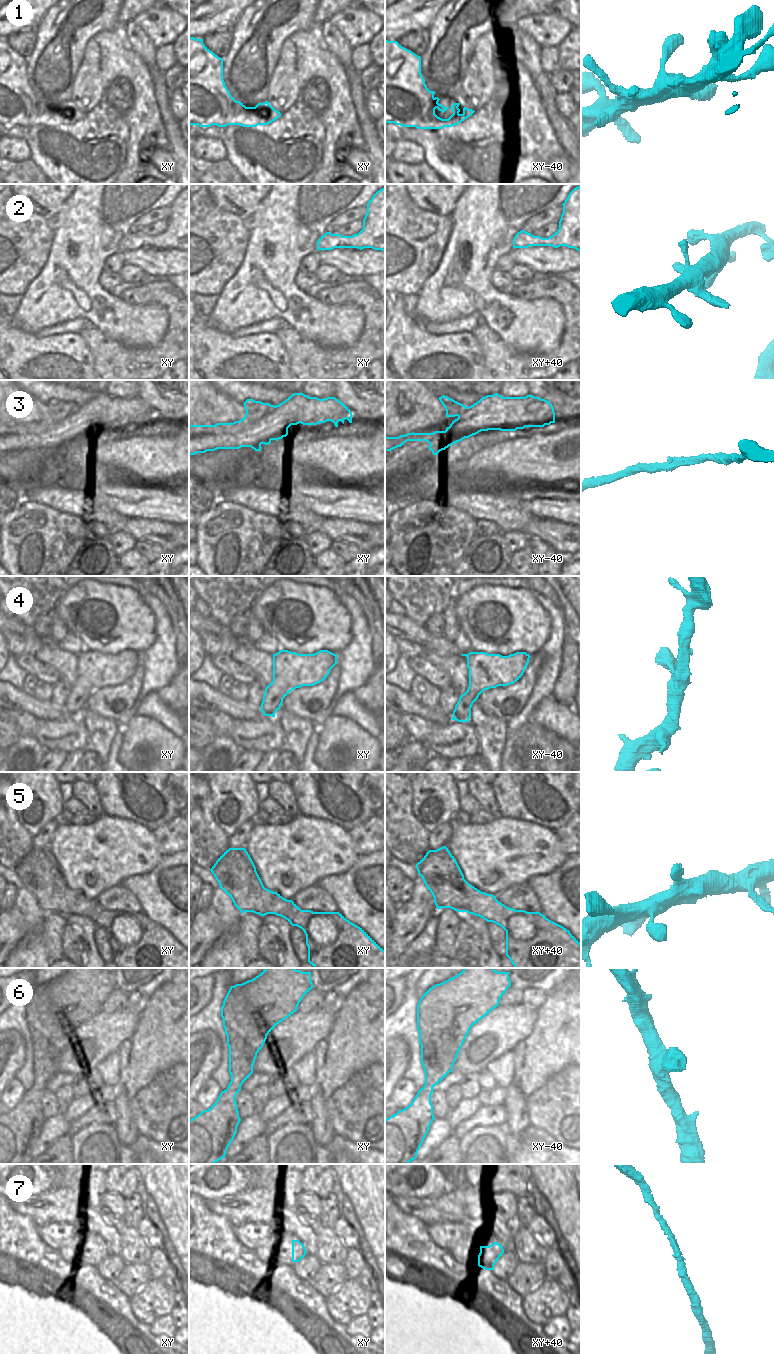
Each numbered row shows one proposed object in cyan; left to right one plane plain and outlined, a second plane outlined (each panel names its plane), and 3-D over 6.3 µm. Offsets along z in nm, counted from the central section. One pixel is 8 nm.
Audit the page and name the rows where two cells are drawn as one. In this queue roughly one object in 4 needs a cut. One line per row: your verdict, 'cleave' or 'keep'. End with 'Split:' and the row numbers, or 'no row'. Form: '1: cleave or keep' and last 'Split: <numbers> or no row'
1: keep
2: keep
3: keep
4: keep
5: keep
6: keep
7: keep
Split: no row

